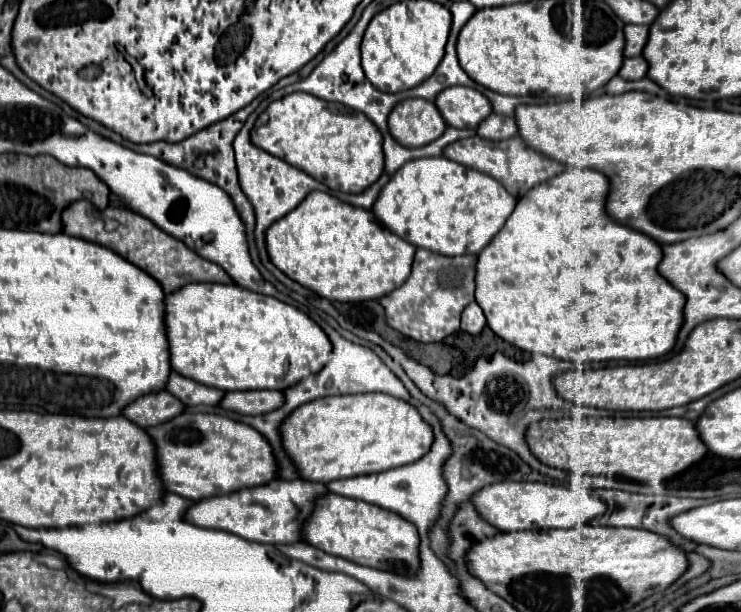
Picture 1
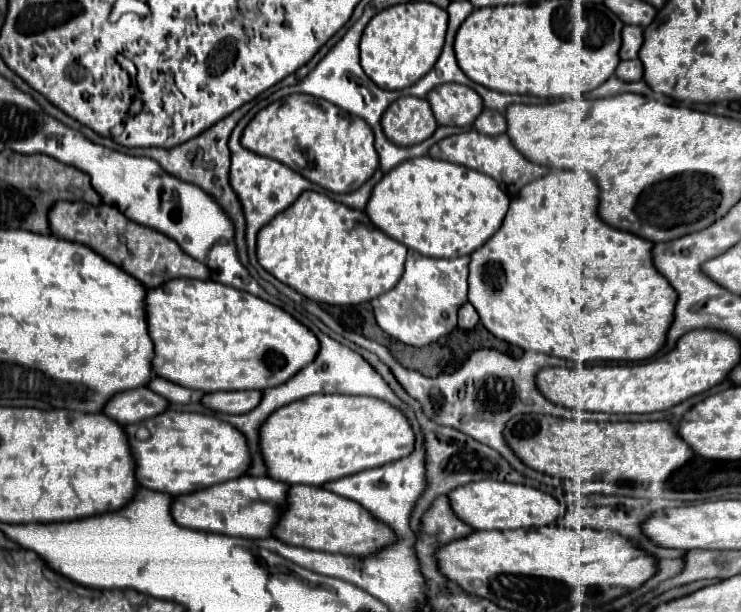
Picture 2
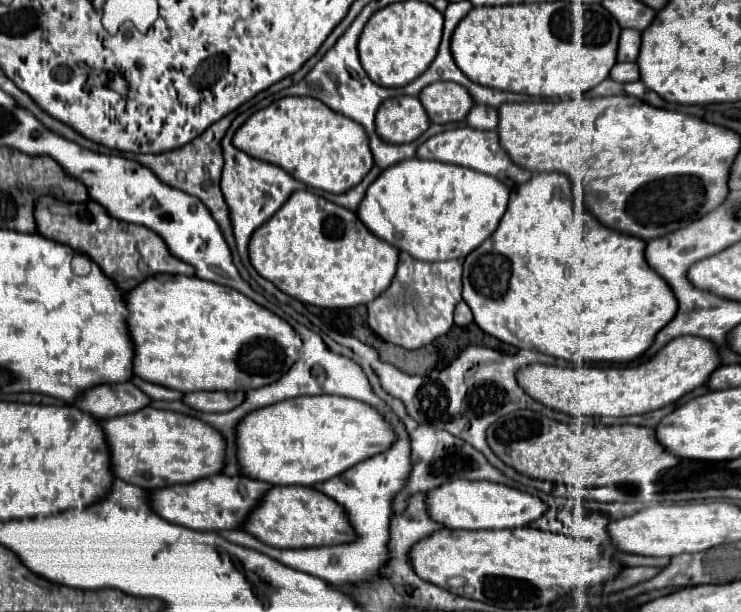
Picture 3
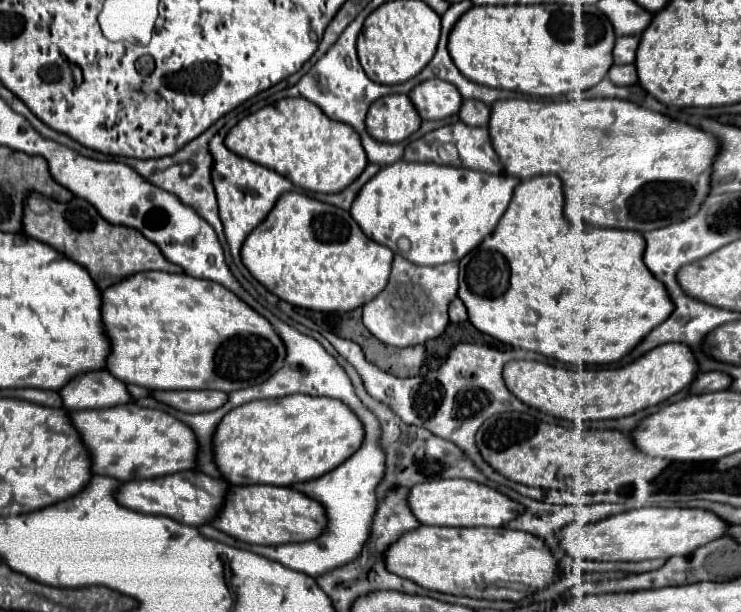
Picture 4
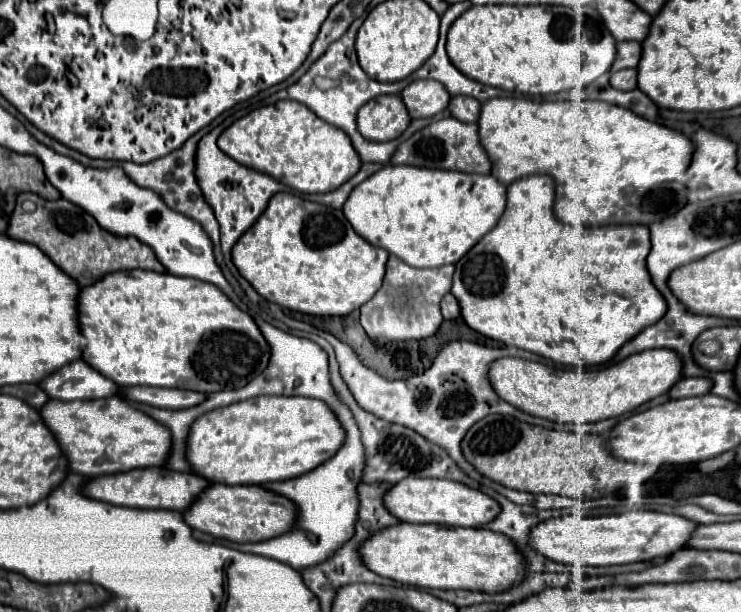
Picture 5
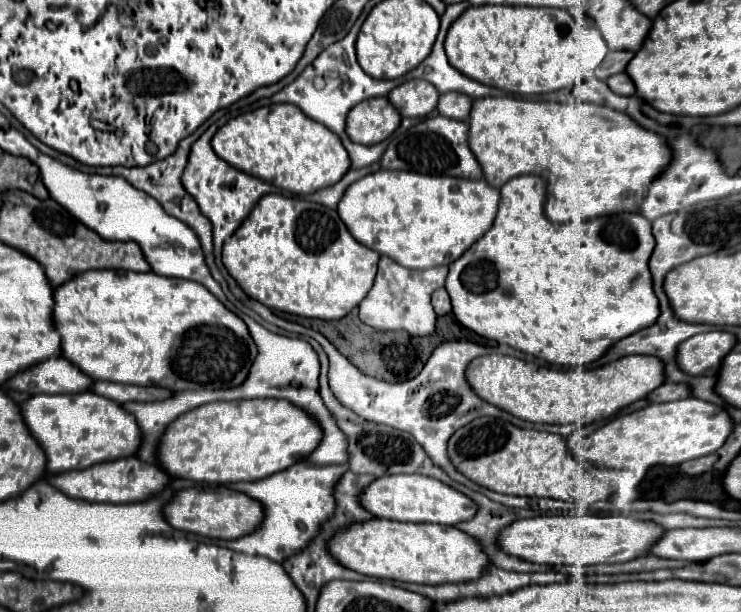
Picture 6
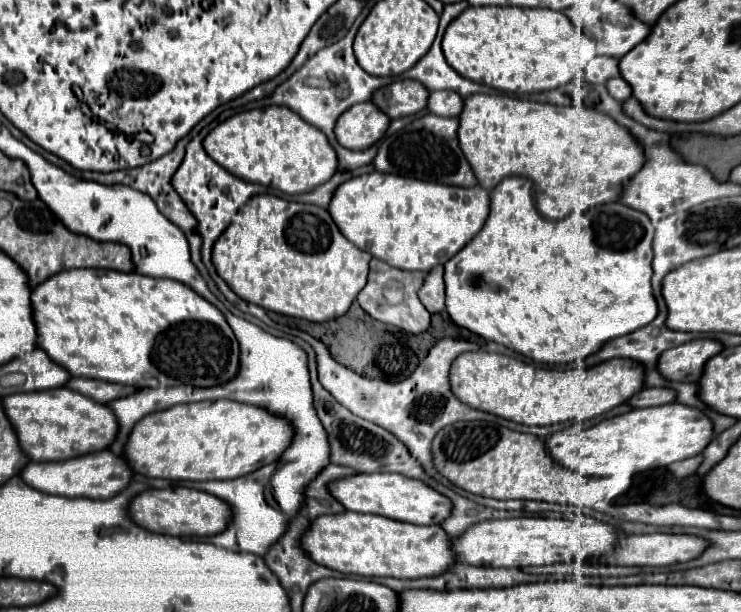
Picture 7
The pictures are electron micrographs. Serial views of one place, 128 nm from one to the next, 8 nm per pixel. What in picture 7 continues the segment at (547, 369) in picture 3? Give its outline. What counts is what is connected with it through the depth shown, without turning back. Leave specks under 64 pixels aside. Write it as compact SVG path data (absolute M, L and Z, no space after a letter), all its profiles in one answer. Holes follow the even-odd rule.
M464 352L452 362L450 384L452 394L458 396L464 404L472 406L474 410L482 410L518 424L526 426L548 426L556 422L584 422L588 418L600 416L610 408L626 402L634 396L644 382L644 370L634 360L606 360L592 368L570 368L570 370L540 370L538 366L524 364L522 360L508 358L504 354L490 354L490 352Z

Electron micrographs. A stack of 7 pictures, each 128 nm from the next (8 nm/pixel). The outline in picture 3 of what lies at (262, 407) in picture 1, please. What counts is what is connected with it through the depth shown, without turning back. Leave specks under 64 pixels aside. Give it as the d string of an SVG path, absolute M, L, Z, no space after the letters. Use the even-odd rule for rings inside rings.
M188 392L182 402L198 412L228 412L244 400L244 392Z

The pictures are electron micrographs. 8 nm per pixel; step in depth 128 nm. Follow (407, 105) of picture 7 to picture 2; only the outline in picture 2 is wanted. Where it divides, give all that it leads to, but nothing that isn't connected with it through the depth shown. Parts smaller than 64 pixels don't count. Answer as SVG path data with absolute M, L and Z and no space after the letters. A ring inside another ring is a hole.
M464 84L436 86L426 100L440 126L470 126L484 108L480 96Z

